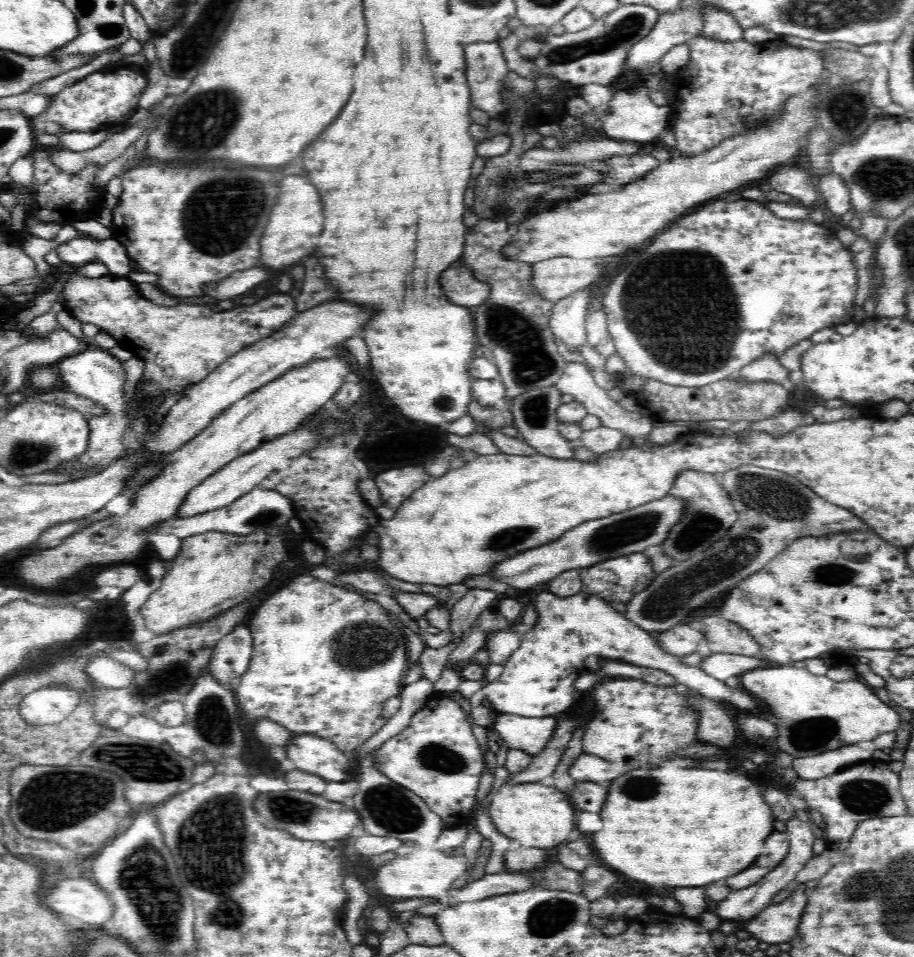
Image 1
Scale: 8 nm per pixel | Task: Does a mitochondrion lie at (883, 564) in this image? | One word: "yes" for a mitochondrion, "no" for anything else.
no

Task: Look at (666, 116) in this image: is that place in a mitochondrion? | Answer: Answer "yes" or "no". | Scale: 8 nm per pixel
no

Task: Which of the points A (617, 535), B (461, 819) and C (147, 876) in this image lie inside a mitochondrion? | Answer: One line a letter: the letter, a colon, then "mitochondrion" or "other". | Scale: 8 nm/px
A: mitochondrion
B: other
C: mitochondrion

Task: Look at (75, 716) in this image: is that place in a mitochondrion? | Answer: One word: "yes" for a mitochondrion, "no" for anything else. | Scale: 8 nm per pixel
no

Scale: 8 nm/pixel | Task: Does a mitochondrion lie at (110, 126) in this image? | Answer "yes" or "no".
no

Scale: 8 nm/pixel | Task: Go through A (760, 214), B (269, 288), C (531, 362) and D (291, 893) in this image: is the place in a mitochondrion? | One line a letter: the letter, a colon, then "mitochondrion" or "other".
A: other
B: other
C: mitochondrion
D: other

